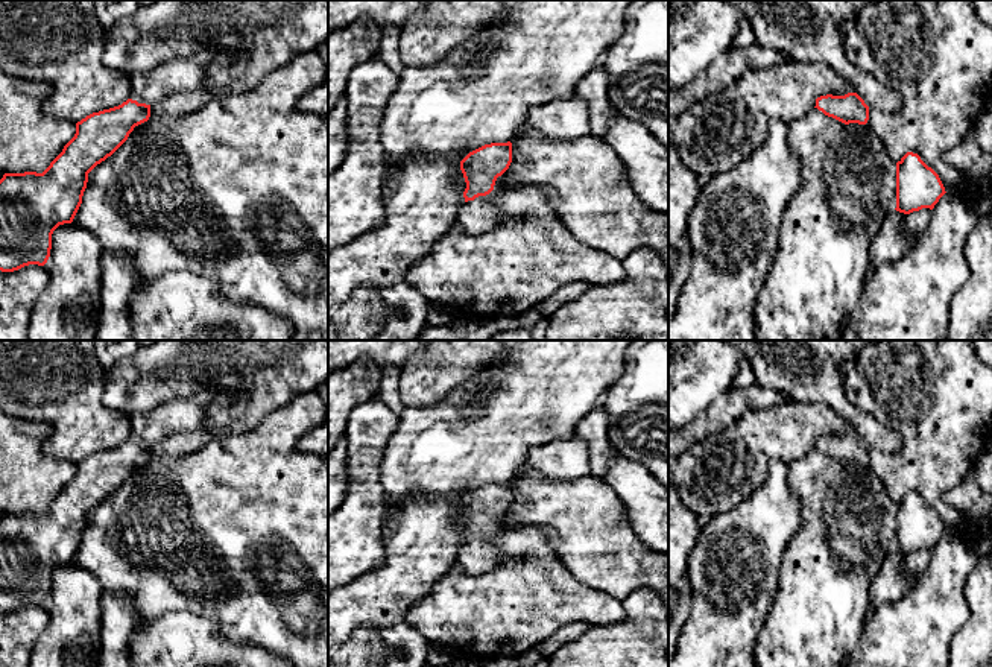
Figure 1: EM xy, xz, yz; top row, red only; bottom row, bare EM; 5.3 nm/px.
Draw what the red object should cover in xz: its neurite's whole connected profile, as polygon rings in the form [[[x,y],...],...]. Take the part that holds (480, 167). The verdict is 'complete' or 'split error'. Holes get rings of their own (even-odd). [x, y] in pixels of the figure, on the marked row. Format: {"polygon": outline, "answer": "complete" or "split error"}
{"polygon": [[[491,143],[469,152],[460,161],[466,188],[465,204],[457,213],[456,225],[466,234],[479,236],[495,228],[504,211],[495,205],[495,199],[506,190],[517,188],[503,173],[512,163],[512,143]]], "answer": "split error"}

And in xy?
{"polygon": [[[202,47],[158,64],[153,70],[129,76],[131,97],[118,106],[93,112],[76,123],[74,137],[43,172],[5,173],[0,179],[0,270],[14,272],[29,264],[44,266],[50,257],[52,234],[64,223],[71,223],[87,188],[88,173],[111,156],[135,126],[150,117],[150,106],[160,100],[201,87],[208,67],[219,58],[239,59],[235,50]]], "answer": "split error"}

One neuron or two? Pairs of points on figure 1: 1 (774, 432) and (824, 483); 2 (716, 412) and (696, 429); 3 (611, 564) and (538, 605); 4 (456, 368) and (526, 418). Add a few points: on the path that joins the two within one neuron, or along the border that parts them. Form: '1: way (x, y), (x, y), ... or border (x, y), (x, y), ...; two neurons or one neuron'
1: border (813, 447), (789, 464); two neurons
2: way (711, 417), (701, 427); one neuron
3: border (558, 555), (579, 581), (603, 590), (612, 597); two neurons
4: border (500, 360), (486, 360), (441, 400); two neurons

